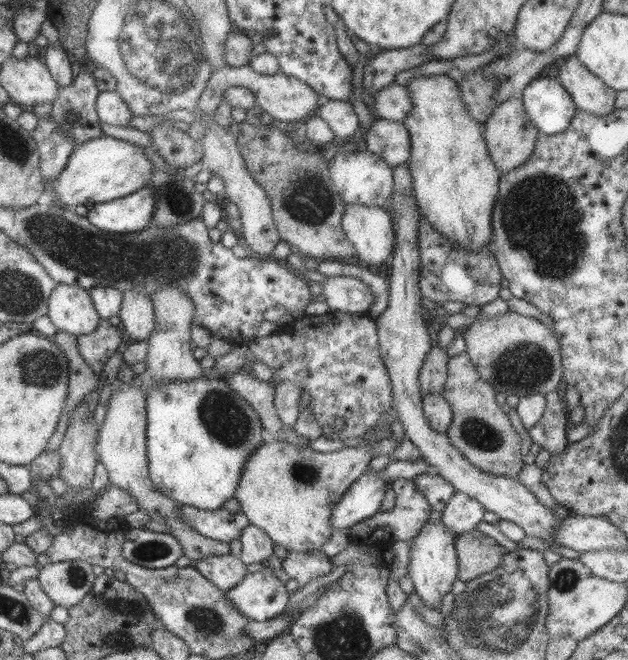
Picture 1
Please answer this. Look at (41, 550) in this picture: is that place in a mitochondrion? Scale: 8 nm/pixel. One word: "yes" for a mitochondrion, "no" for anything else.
no

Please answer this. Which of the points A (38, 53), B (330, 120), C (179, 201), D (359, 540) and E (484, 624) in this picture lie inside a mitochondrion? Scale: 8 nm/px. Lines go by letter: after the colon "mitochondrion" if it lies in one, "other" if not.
A: other
B: other
C: mitochondrion
D: other
E: mitochondrion

